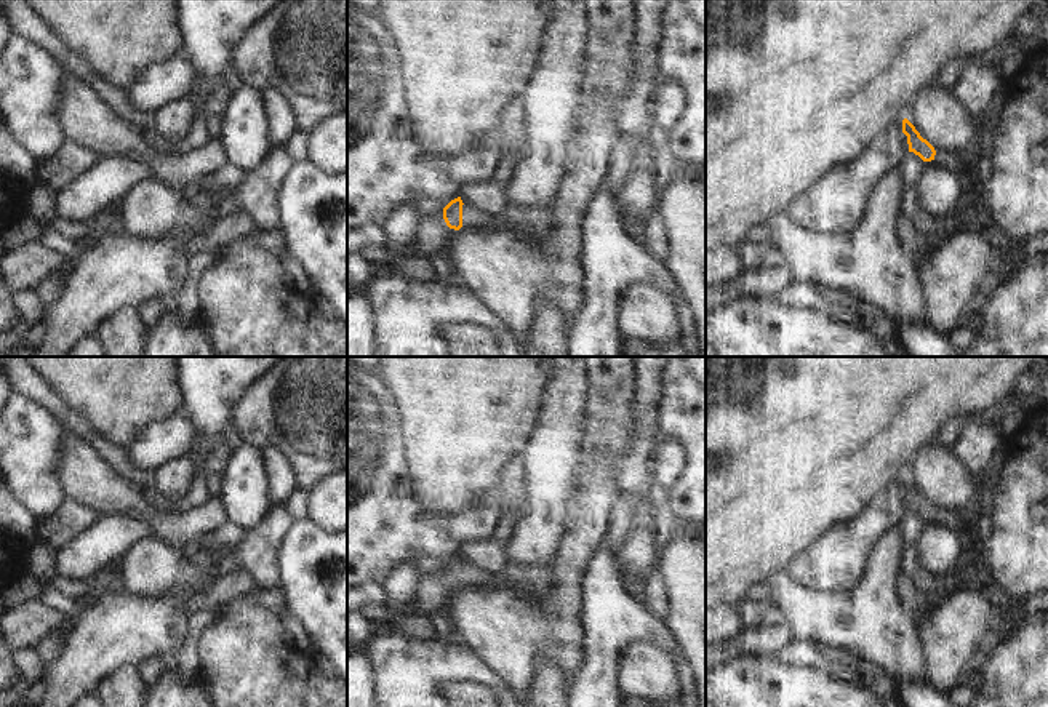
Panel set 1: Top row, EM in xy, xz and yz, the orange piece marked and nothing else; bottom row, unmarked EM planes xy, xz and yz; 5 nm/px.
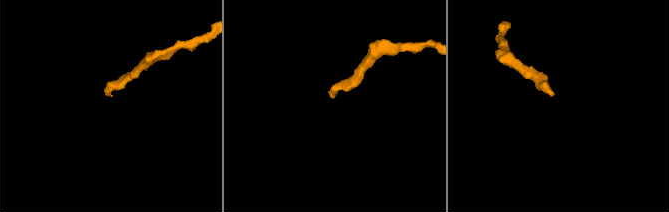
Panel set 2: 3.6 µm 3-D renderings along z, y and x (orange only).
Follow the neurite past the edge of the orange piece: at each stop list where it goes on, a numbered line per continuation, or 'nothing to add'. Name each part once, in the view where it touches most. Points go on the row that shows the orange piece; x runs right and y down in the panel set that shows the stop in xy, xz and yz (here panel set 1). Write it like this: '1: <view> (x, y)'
1: xz (432, 234)

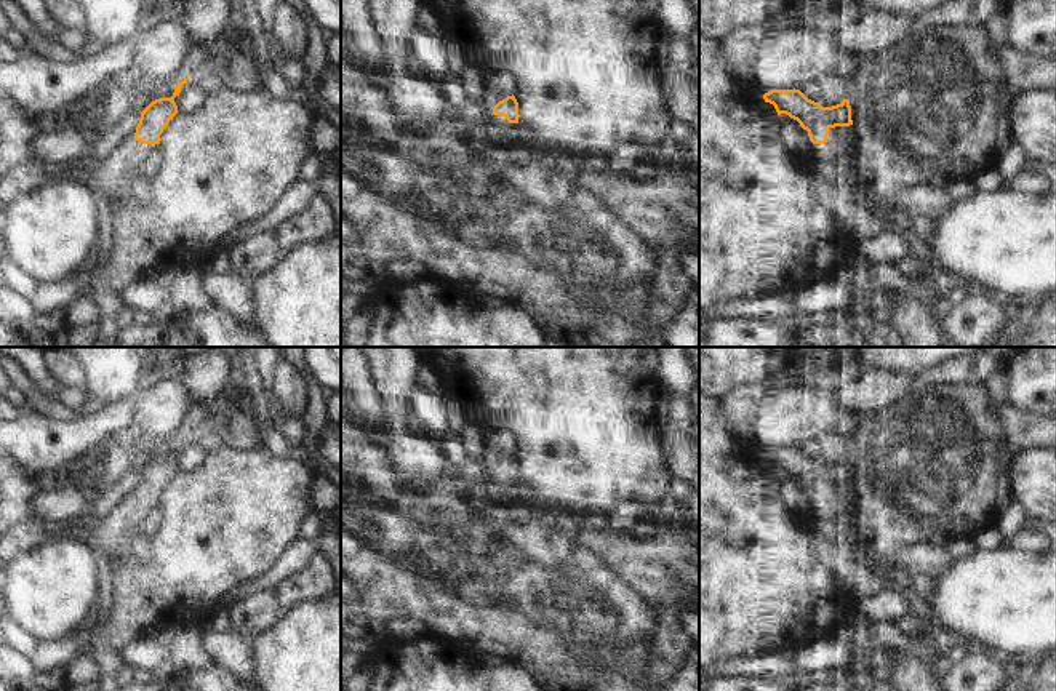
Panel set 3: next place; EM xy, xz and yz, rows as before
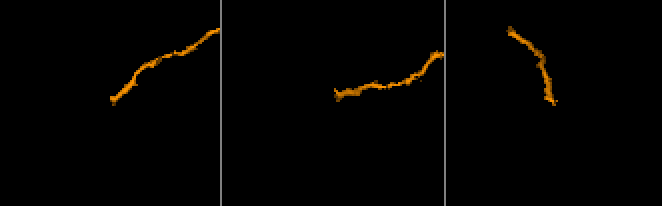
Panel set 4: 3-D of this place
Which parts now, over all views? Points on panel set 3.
1: yz (832, 160)

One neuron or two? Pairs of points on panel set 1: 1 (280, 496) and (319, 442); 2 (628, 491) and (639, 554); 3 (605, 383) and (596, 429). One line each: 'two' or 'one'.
1: two
2: one
3: one

